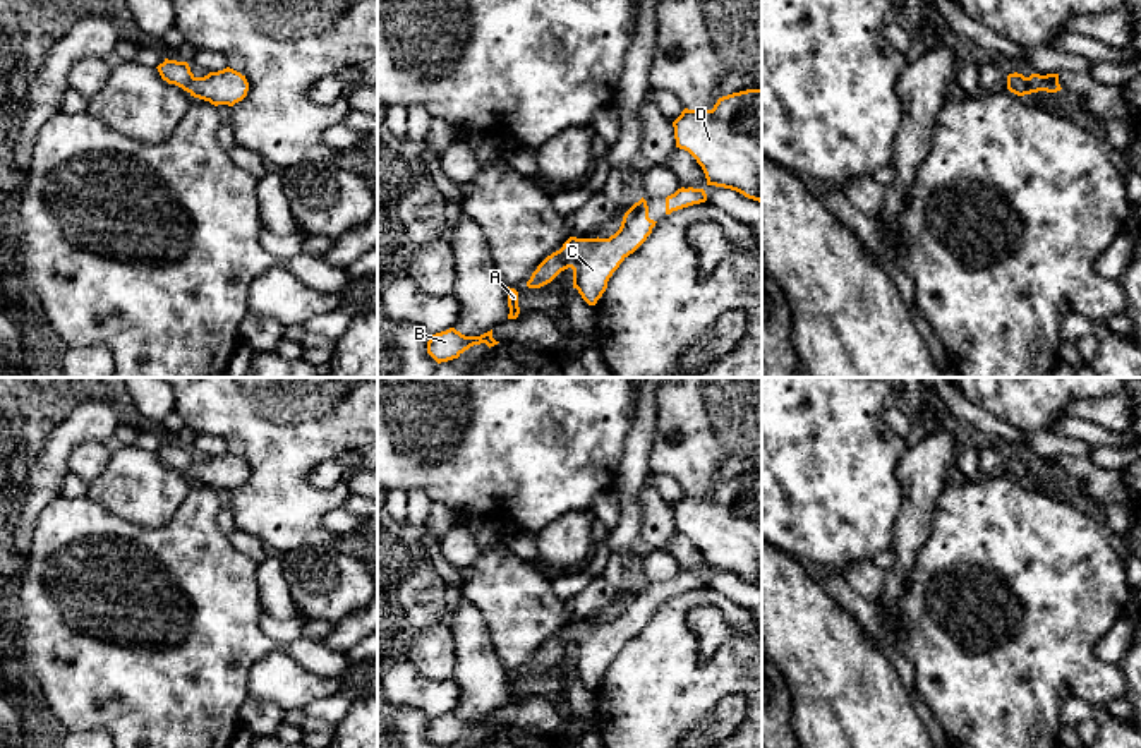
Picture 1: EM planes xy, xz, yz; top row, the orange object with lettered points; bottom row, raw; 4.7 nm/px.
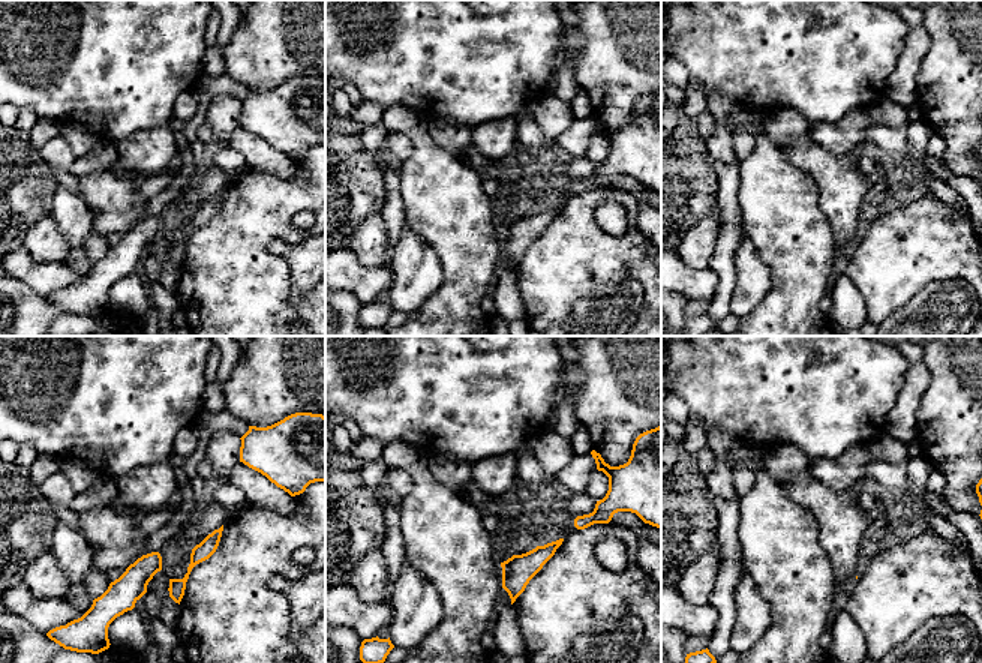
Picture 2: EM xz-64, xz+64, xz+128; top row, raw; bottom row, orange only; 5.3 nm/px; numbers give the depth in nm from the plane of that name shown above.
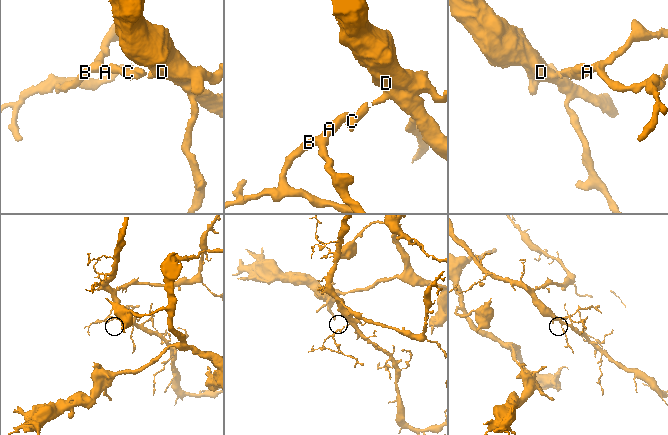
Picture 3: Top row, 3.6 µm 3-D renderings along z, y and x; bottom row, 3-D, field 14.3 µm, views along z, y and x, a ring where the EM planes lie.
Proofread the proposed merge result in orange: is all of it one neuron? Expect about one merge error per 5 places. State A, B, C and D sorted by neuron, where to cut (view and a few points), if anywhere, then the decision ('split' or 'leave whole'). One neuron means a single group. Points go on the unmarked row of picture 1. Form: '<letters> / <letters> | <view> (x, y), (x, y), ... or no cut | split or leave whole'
A B C D | no cut | leave whole

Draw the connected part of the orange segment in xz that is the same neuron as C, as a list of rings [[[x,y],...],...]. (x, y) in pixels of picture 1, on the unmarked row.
[[[642,582],[625,597],[619,614],[609,623],[570,621],[537,650],[527,671],[540,673],[571,652],[573,673],[589,690],[595,690],[613,657],[647,624],[655,607],[649,602],[649,590]]]

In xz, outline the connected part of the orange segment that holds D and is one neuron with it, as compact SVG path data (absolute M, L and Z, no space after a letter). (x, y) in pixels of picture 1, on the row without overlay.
M746 474L717 484L712 494L688 494L673 506L676 532L688 535L702 551L707 570L724 571L762 585L762 474Z

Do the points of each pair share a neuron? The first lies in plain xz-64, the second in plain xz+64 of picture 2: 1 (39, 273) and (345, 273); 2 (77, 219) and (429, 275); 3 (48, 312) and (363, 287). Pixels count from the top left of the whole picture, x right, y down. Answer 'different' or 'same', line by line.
1: same
2: same
3: different

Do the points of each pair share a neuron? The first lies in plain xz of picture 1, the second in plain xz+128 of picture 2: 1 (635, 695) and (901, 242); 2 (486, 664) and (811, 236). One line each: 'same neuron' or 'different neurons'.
1: same neuron
2: different neurons

